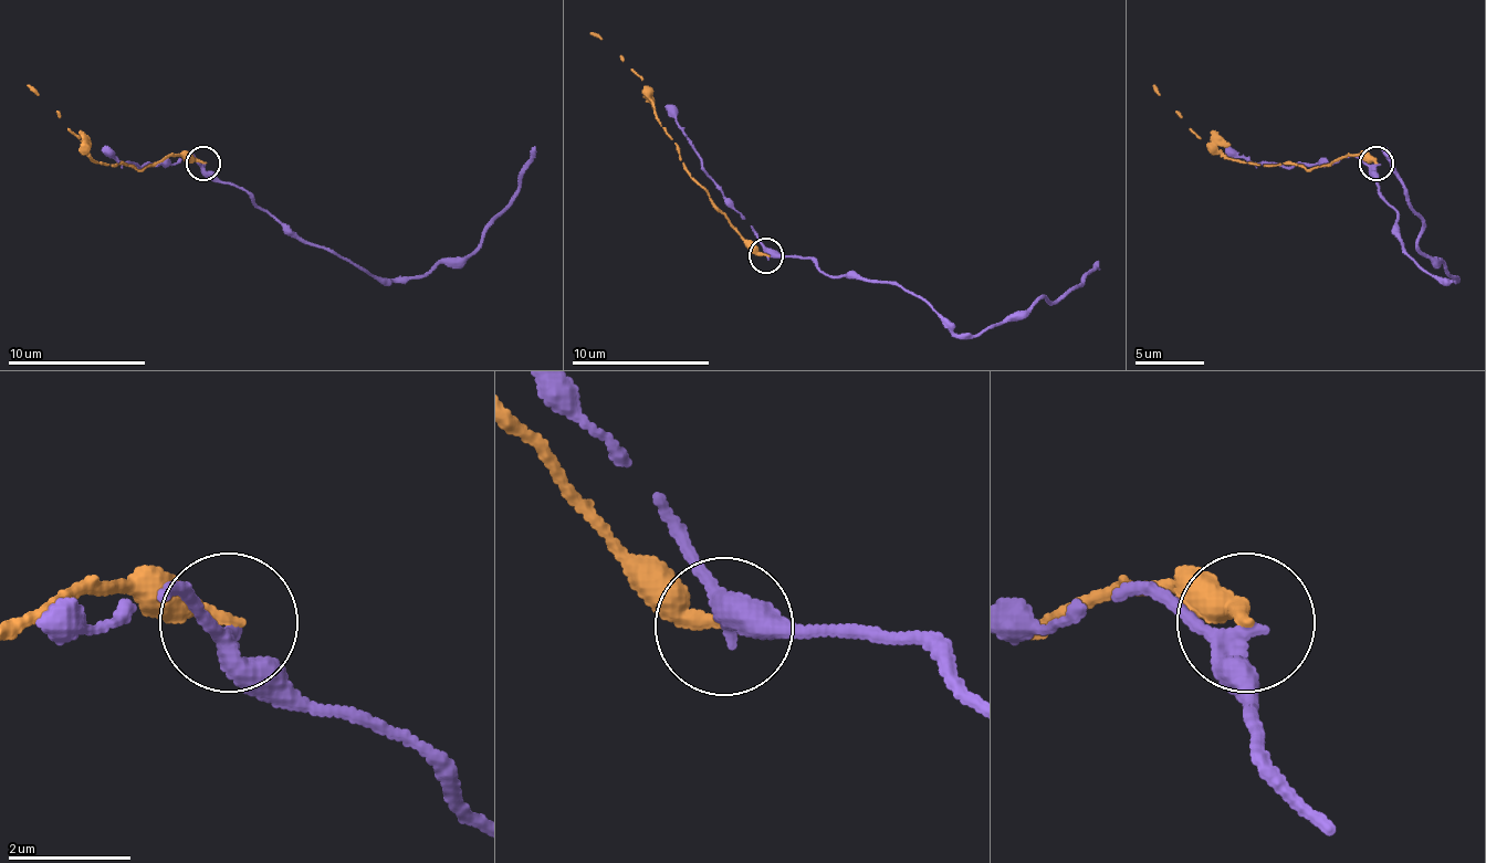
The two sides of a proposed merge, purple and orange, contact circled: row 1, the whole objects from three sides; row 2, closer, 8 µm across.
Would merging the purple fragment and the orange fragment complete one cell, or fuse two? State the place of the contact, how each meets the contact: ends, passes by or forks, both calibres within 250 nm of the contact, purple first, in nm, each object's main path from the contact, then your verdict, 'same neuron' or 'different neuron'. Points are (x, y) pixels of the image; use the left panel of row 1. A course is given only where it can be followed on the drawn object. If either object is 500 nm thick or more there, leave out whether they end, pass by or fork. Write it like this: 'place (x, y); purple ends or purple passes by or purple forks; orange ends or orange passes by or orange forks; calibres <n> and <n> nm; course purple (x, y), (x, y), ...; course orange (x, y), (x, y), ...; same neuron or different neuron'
place (202, 162); purple passes by; orange ends; calibres 280 and 280 nm; course purple (202, 164), (310, 243), (375, 277), (417, 277), (458, 264), (475, 246), (510, 201), (534, 146); course orange (202, 164), (167, 157), (136, 170), (126, 164), (98, 164), (81, 139), (25, 84); different neuron

